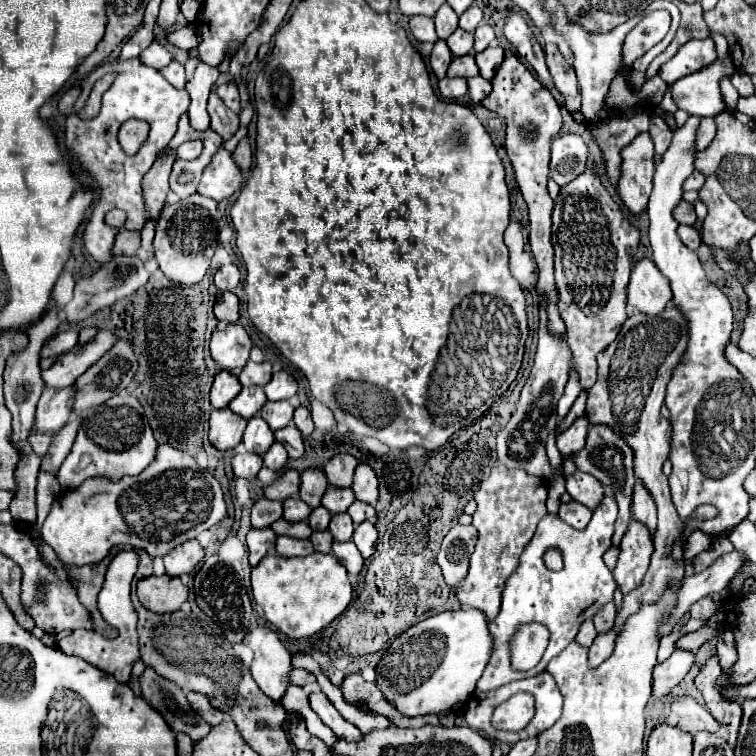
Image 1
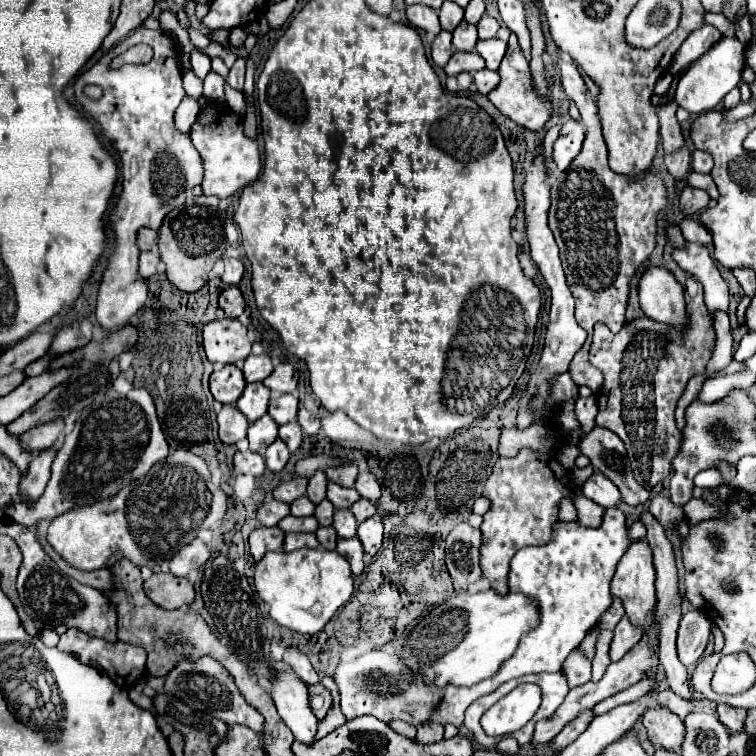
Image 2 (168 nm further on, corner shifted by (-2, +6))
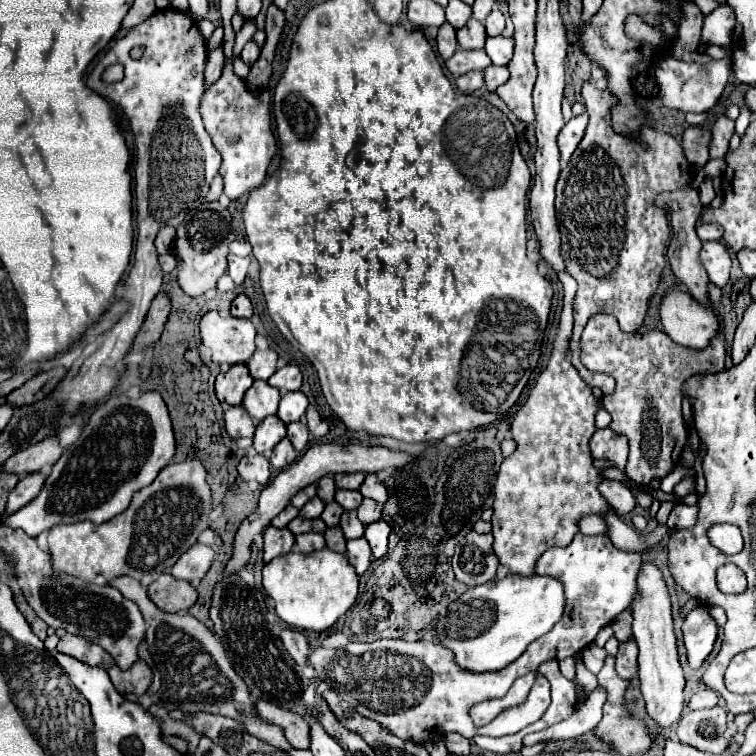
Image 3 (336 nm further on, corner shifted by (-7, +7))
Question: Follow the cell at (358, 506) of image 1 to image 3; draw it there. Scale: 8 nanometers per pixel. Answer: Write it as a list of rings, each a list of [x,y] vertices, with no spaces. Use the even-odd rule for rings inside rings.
[[[363,499],[363,503],[359,505],[357,513],[359,513],[359,521],[361,521],[363,525],[369,525],[369,523],[381,519],[381,505],[377,505],[377,503],[371,501],[371,499]]]

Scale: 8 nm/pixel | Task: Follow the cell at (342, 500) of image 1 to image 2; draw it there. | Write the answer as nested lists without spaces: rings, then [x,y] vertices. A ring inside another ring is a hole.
[[[330,482],[328,500],[334,504],[334,508],[350,508],[356,500],[360,500],[360,494],[354,488],[342,488],[342,486]]]

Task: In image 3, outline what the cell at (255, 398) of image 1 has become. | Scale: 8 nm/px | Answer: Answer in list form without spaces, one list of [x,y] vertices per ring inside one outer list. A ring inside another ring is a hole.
[[[253,381],[253,387],[245,393],[243,407],[257,425],[261,419],[275,415],[279,405],[279,389],[271,387],[267,381]]]

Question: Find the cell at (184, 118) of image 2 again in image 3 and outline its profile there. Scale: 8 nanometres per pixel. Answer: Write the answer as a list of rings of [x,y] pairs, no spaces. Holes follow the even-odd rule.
[[[219,47],[215,51],[209,51],[205,65],[205,87],[211,87],[221,77],[221,69],[223,69],[223,51]]]

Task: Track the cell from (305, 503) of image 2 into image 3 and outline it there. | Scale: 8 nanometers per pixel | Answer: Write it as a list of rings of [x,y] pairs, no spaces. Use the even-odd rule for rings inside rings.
[[[313,497],[313,499],[309,499],[309,501],[305,503],[305,507],[301,509],[299,517],[303,517],[303,519],[317,519],[317,517],[323,513],[323,507],[325,507],[325,503],[319,501],[317,497]]]

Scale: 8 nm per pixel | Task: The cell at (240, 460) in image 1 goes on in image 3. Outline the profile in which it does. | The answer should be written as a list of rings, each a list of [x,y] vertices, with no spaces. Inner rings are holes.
[[[249,453],[249,455],[241,457],[241,461],[237,465],[237,471],[245,481],[257,481],[261,485],[267,485],[269,479],[271,479],[269,461],[261,453]]]

